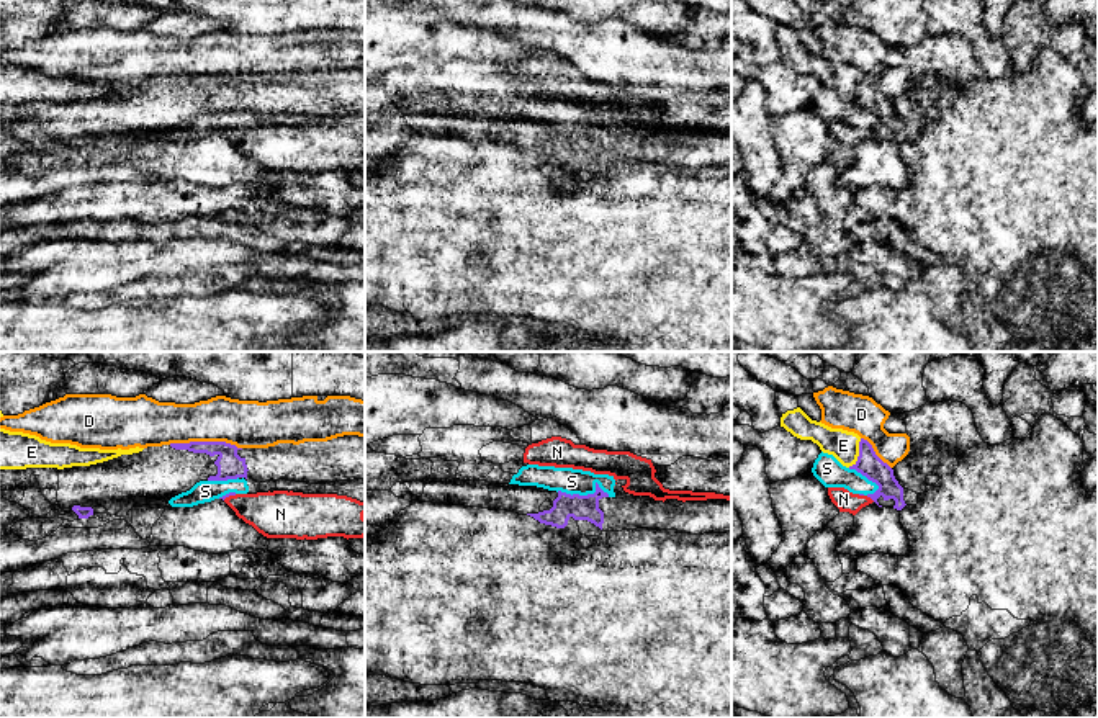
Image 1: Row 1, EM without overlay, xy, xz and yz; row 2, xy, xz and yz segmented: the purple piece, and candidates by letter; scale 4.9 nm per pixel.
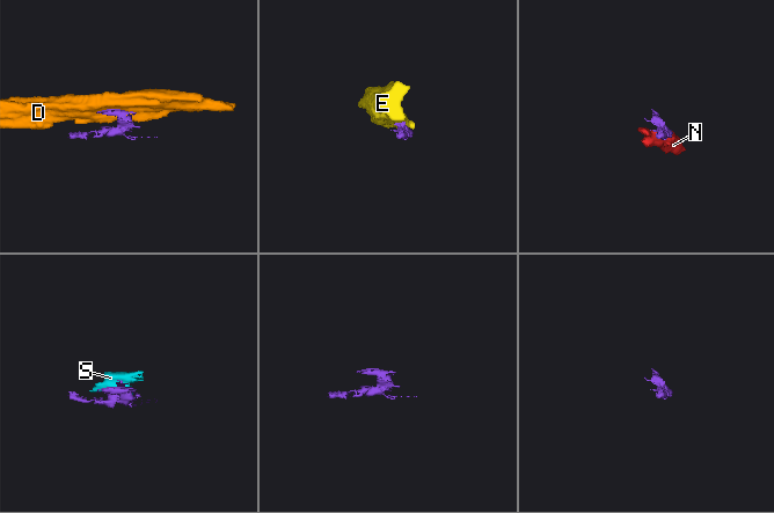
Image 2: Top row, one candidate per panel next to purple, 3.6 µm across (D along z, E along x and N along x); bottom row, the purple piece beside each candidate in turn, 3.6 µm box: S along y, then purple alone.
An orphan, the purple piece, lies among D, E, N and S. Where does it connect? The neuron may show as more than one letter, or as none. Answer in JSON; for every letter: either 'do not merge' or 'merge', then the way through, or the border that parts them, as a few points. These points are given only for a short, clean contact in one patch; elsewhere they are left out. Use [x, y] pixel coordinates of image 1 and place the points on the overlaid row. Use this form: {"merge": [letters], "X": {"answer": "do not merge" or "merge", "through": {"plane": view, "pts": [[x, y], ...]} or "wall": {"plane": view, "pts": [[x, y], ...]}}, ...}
{"merge": [], "D": {"answer": "do not merge"}, "E": {"answer": "do not merge", "wall": {"plane": "yz", "pts": [[861, 439], [858, 458], [848, 466]]}}, "N": {"answer": "do not merge"}, "S": {"answer": "do not merge", "wall": {"plane": "xz", "pts": [[557, 491], [591, 494], [599, 486], [609, 496]]}}}

